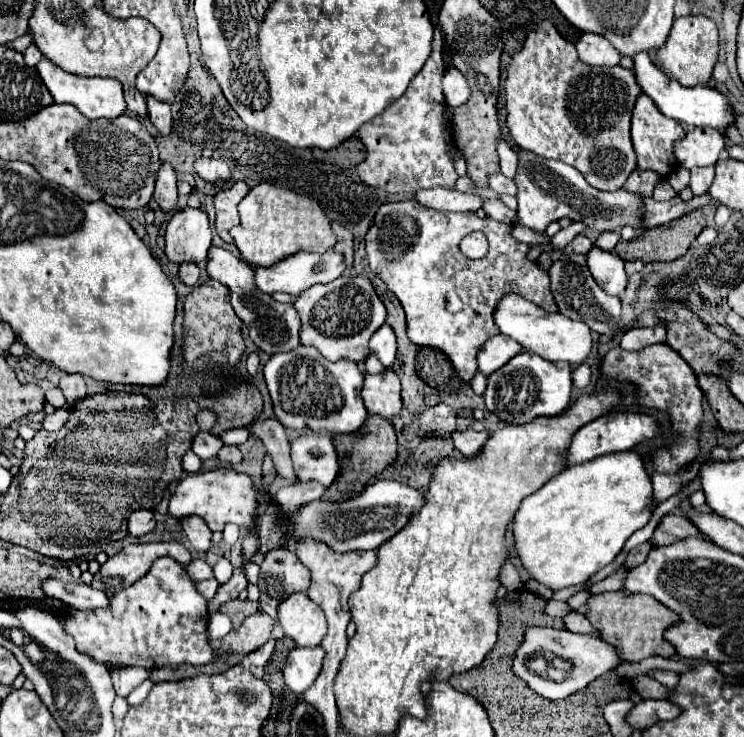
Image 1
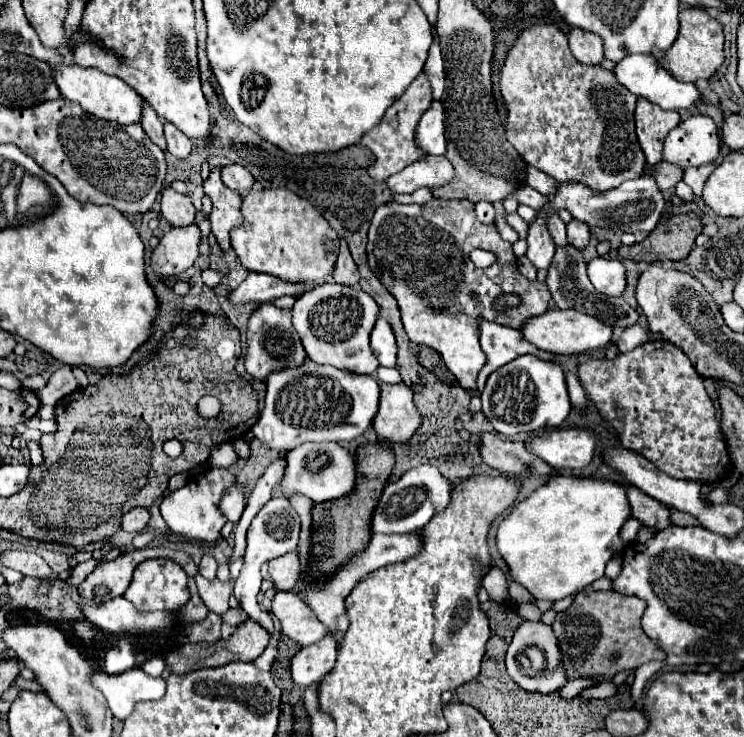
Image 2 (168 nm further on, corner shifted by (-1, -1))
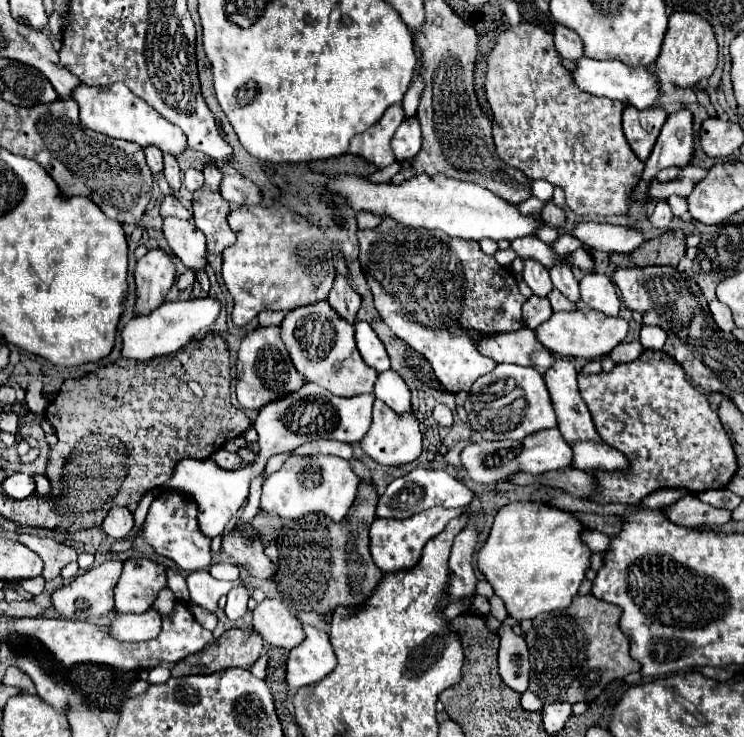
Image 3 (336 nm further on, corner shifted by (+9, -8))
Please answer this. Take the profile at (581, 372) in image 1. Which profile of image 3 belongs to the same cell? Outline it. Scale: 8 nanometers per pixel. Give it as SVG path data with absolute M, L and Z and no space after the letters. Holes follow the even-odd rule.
M557 359L553 363L553 367L543 377L545 377L547 389L549 389L553 407L555 407L557 427L559 427L563 439L573 449L573 467L581 469L581 471L589 471L589 473L593 473L593 471L627 473L631 469L629 467L629 459L623 453L619 453L617 449L605 445L605 441L601 441L601 437L595 431L591 413L589 413L585 401L579 397L579 391L577 391L577 371L575 371L573 363L567 361L567 359Z

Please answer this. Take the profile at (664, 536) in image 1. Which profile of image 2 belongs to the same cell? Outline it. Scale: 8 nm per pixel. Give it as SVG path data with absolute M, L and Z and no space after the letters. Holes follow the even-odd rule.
M621 482L621 486L627 492L629 498L629 506L631 506L631 518L641 520L647 526L657 526L659 530L669 526L669 514L671 510L667 506L663 506L661 502L657 502L655 498L643 494L637 486L631 486L627 482Z

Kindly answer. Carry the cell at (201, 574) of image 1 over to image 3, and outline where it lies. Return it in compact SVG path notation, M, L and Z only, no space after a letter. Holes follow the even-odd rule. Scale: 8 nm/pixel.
M215 563L215 565L211 565L209 573L215 579L223 579L223 581L235 581L235 579L239 579L239 569L233 563Z

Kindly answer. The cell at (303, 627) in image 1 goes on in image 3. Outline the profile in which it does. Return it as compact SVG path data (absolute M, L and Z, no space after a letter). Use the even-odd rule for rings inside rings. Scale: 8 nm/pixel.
M265 599L253 609L253 629L265 643L293 649L303 643L305 633L301 621L279 599Z

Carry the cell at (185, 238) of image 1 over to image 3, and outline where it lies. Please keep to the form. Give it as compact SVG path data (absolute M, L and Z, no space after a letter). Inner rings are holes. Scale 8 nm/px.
M151 249L135 265L135 283L137 283L137 313L147 315L157 305L165 301L169 293L177 267L173 257L163 249Z

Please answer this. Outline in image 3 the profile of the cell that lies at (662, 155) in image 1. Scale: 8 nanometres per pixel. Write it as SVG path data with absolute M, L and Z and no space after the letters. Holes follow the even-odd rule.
M625 107L623 131L625 131L625 137L627 137L633 153L641 161L647 161L665 121L667 121L667 113L661 107L653 107L653 109L645 109L645 111Z

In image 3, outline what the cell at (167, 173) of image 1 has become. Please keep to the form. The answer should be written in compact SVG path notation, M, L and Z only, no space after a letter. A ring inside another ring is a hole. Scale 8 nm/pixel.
M177 217L163 219L163 235L171 247L171 251L187 265L197 271L205 267L205 235L189 221Z

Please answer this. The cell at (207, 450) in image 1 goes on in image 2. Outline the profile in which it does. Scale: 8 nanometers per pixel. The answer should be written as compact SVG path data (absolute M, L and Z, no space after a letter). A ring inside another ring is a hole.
M231 442L223 444L223 446L215 446L211 450L211 466L219 466L219 468L229 468L239 460L239 456L235 454L235 448Z

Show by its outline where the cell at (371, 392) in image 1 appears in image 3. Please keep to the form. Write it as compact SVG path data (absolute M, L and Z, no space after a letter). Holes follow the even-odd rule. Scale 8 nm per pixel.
M375 399L373 405L373 423L365 437L361 439L363 451L375 459L381 465L403 465L419 457L421 453L421 431L419 431L419 421L411 413L399 415L389 405L381 403L381 399Z

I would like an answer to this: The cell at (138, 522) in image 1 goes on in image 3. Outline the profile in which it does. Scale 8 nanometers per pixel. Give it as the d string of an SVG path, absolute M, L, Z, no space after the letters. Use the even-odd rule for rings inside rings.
M113 507L105 521L103 521L103 531L113 537L113 539L125 539L129 535L129 531L133 529L135 525L135 519L131 515L131 511L127 507Z

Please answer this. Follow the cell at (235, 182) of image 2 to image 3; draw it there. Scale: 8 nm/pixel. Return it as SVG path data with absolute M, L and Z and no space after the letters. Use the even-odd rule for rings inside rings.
M225 175L219 189L221 197L233 205L257 205L261 201L257 185L241 175Z

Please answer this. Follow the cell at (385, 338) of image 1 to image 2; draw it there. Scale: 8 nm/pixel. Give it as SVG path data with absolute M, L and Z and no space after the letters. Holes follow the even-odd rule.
M377 318L375 328L371 332L371 348L381 366L395 366L397 358L397 346L395 346L395 336L387 320Z

